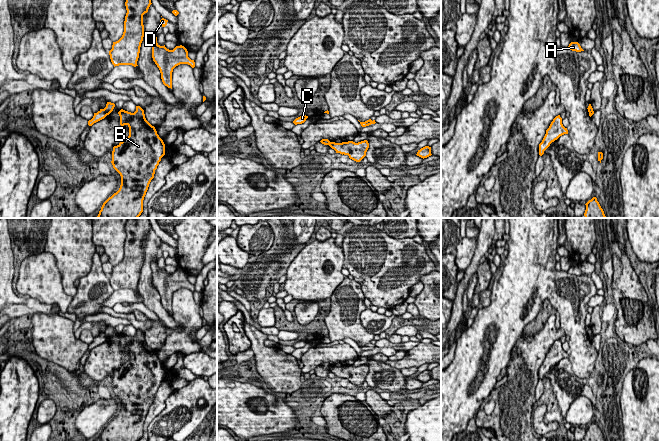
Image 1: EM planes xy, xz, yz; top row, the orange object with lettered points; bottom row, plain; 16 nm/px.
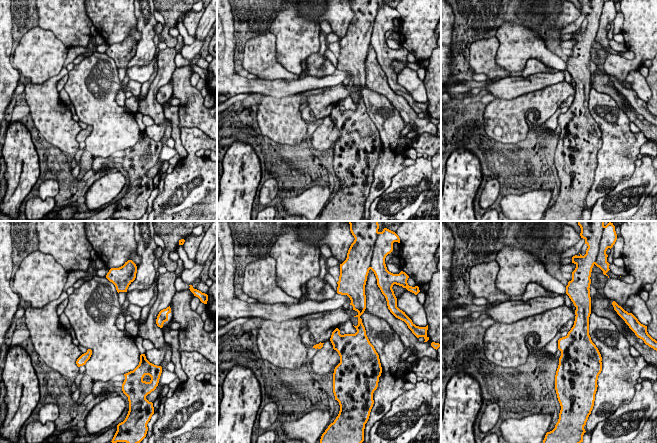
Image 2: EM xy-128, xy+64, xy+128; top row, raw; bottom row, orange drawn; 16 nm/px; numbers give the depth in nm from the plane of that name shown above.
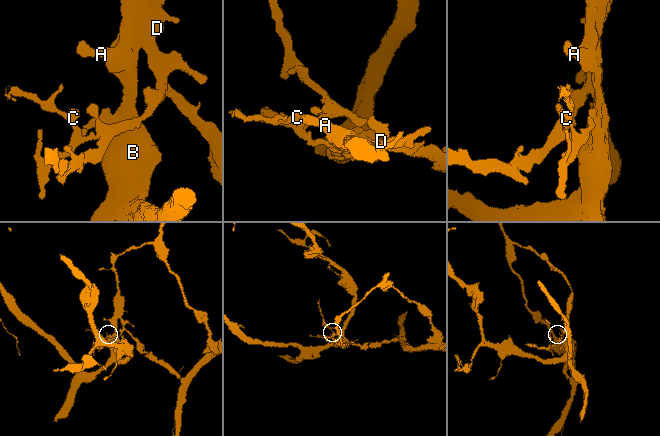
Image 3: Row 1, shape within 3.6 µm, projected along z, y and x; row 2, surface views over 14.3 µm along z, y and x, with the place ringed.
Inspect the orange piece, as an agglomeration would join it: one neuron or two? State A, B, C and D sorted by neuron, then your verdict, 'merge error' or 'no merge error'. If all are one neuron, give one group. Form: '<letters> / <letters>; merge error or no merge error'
A B / C D; merge error

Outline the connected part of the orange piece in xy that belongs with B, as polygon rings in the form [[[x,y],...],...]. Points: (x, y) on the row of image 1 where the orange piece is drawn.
[[[136,106],[134,113],[121,109],[118,112],[120,125],[129,127],[129,136],[113,147],[112,165],[121,176],[119,190],[102,205],[97,218],[138,218],[143,212],[143,200],[155,170],[165,155],[165,144],[145,118],[144,110]]]

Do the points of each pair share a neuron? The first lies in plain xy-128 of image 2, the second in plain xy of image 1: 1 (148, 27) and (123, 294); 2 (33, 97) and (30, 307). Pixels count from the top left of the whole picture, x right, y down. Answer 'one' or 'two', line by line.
1: two
2: two

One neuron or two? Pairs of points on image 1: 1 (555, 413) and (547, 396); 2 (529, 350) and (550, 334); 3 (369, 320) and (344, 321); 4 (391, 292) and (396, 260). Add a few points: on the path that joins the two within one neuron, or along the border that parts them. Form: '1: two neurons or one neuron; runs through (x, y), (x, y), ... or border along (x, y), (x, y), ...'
1: one neuron; runs through (553, 409), (549, 400)
2: one neuron; runs through (534, 348), (545, 338)
3: two neurons; border along (365, 308), (361, 313), (360, 323), (375, 334)
4: one neuron; runs through (390, 284), (390, 279), (393, 276), (392, 268)

